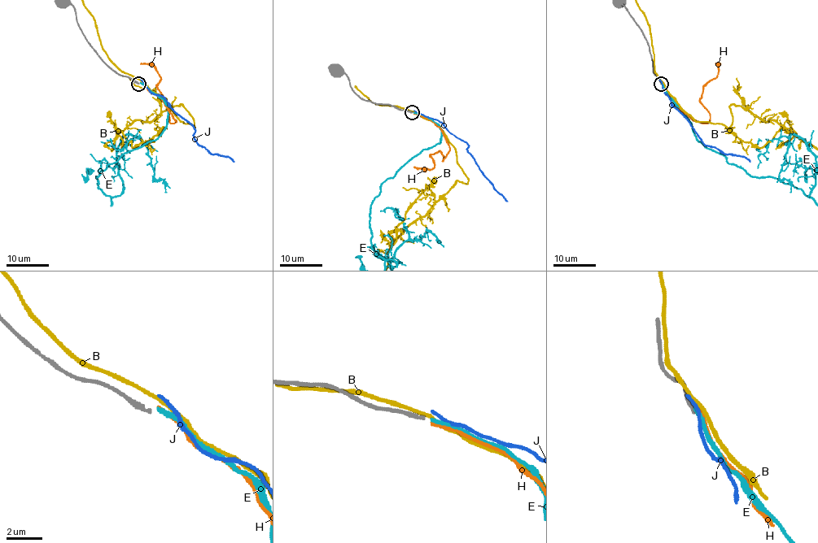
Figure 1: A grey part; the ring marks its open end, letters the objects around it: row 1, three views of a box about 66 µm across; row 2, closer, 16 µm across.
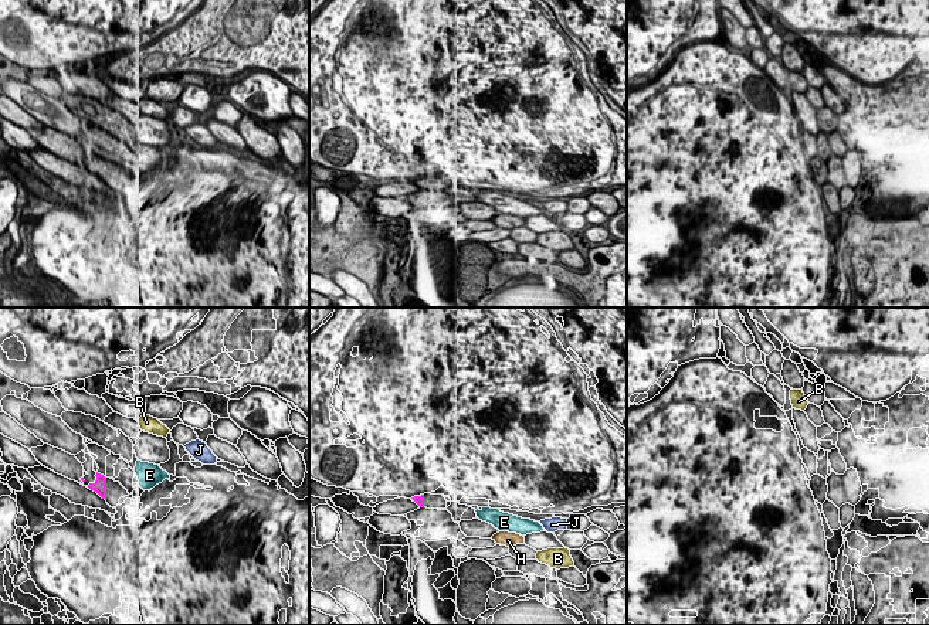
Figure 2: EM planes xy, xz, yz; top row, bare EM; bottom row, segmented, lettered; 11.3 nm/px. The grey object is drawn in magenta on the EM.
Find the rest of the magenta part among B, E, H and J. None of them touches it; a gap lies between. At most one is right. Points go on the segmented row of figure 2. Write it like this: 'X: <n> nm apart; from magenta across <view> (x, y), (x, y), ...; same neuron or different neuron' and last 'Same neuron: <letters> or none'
B: 700 nm apart; from magenta across xy (102, 475), (142, 430); different neuron
E: 340 nm apart; from magenta across xy (105, 478), (135, 472); different neuron
H: 850 nm apart; from magenta across xz (423, 506), (491, 537); different neuron
J: 950 nm apart; from magenta across xy (105, 478), (185, 447); different neuron
Same neuron: none

